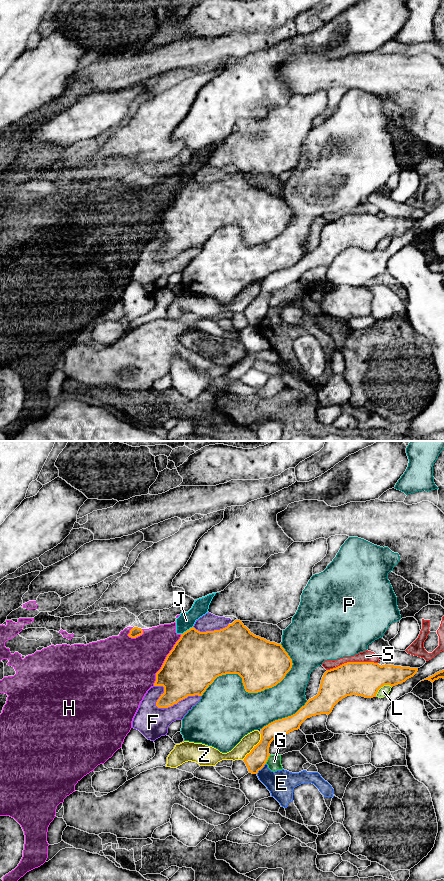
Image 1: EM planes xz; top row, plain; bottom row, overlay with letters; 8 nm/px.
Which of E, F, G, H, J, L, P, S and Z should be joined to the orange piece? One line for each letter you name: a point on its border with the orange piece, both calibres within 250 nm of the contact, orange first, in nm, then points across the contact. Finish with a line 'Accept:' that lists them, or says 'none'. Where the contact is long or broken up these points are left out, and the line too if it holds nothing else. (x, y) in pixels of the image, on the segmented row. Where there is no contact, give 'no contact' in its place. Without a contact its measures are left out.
Accept: none

